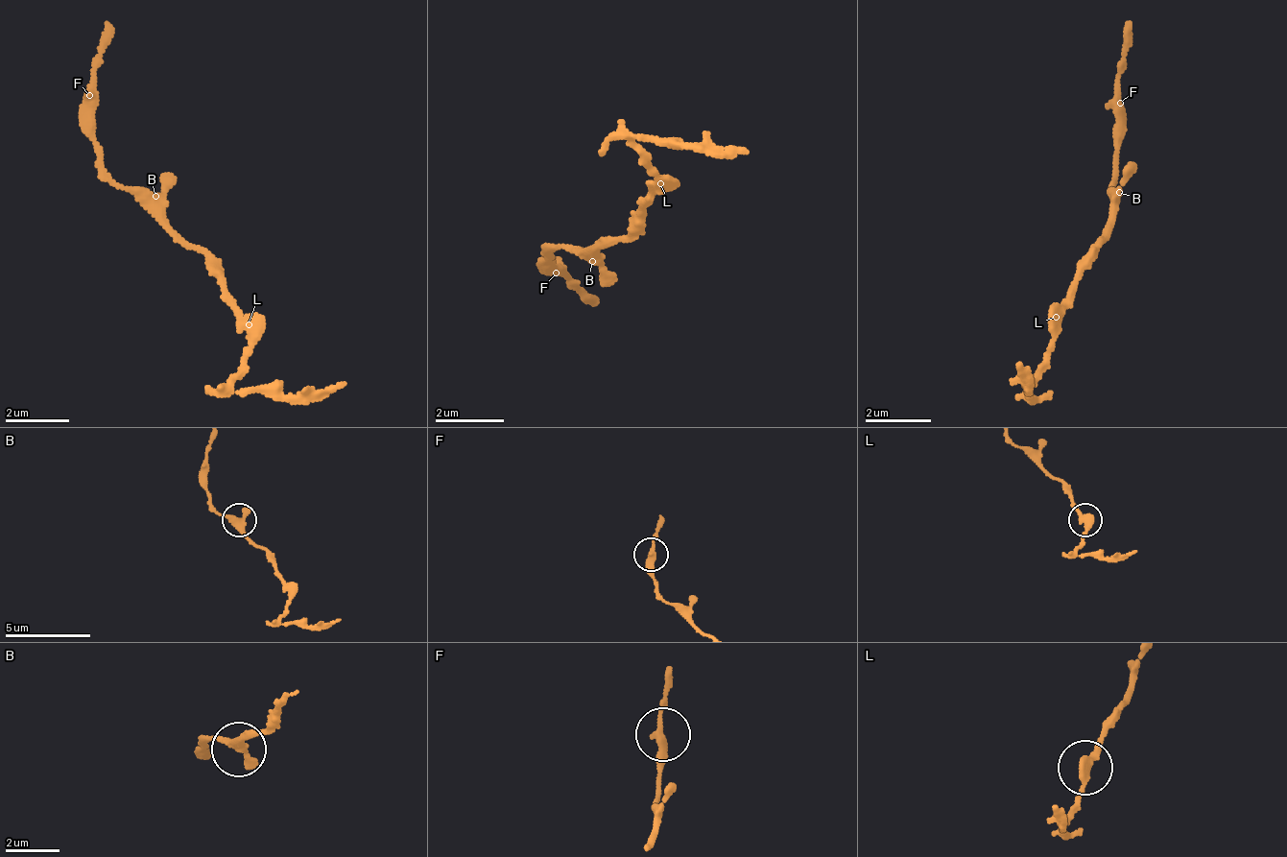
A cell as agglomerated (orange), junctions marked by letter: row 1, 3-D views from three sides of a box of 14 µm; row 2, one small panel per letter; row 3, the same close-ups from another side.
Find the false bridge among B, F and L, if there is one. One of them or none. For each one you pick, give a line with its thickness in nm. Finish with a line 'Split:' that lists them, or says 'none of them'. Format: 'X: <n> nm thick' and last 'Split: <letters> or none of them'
L: 320 nm thick
Split: L

